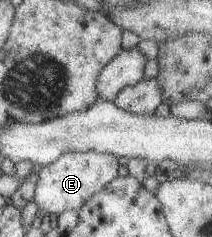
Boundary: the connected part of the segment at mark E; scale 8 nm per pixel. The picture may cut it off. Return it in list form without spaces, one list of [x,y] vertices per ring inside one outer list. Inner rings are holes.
[[[67,151],[61,153],[49,164],[38,167],[38,178],[34,186],[34,203],[47,214],[61,214],[63,211],[77,210],[90,196],[101,190],[113,177],[117,176],[117,157],[109,153],[98,153],[95,151]]]

